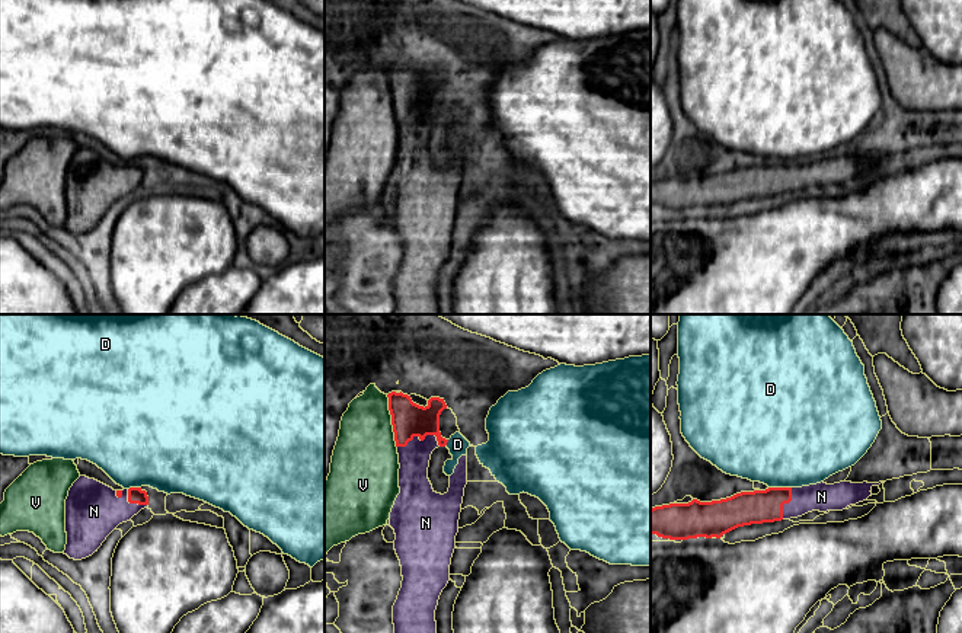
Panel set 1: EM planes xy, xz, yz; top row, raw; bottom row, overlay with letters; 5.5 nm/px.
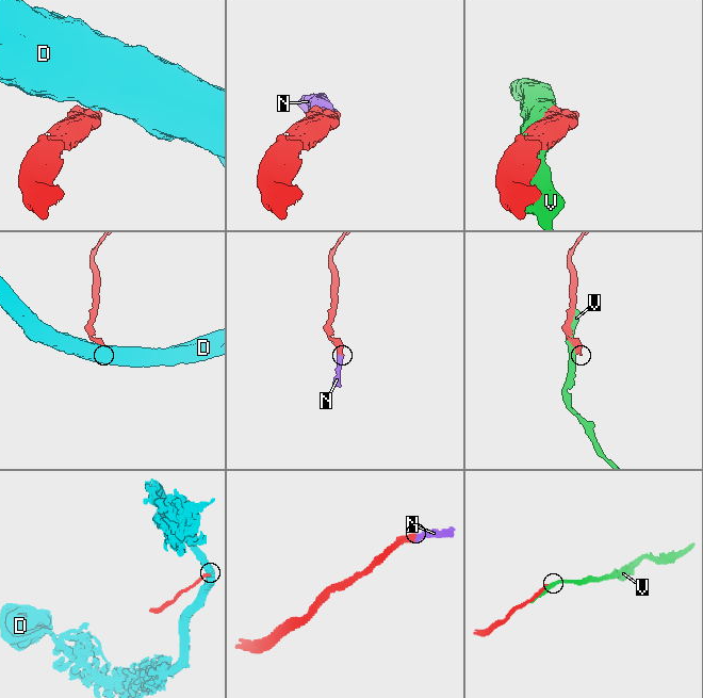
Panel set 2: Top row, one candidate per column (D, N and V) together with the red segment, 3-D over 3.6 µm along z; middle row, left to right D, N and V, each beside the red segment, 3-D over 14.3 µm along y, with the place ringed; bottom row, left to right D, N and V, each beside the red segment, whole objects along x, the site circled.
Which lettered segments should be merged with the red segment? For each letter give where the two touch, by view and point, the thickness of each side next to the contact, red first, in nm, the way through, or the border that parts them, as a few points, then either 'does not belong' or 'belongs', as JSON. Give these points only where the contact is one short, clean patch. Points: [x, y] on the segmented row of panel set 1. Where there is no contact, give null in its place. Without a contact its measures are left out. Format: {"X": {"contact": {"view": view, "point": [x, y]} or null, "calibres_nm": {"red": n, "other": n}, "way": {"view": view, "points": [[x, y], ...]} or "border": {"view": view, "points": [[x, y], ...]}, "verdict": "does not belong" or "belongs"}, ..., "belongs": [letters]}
{"D": {"contact": {"view": "yz", "point": [780, 488]}, "calibres_nm": {"red": 190, "other": 500}, "verdict": "does not belong"}, "N": {"contact": {"view": "xz", "point": [421, 440]}, "calibres_nm": {"red": 190, "other": 170}, "verdict": "belongs"}, "V": {"contact": {"view": "xz", "point": [392, 421]}, "calibres_nm": {"red": 190, "other": 360}, "verdict": "does not belong"}, "belongs": ["N"]}

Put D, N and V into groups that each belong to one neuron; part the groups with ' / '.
D / N / V

